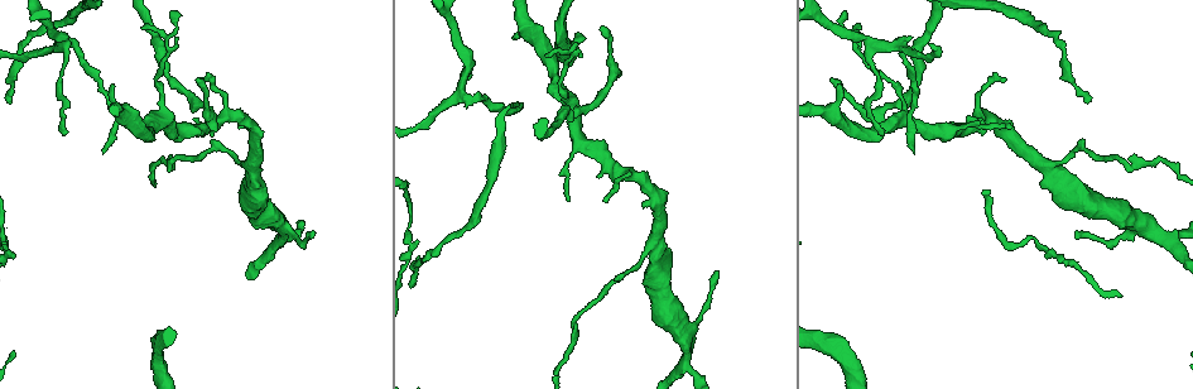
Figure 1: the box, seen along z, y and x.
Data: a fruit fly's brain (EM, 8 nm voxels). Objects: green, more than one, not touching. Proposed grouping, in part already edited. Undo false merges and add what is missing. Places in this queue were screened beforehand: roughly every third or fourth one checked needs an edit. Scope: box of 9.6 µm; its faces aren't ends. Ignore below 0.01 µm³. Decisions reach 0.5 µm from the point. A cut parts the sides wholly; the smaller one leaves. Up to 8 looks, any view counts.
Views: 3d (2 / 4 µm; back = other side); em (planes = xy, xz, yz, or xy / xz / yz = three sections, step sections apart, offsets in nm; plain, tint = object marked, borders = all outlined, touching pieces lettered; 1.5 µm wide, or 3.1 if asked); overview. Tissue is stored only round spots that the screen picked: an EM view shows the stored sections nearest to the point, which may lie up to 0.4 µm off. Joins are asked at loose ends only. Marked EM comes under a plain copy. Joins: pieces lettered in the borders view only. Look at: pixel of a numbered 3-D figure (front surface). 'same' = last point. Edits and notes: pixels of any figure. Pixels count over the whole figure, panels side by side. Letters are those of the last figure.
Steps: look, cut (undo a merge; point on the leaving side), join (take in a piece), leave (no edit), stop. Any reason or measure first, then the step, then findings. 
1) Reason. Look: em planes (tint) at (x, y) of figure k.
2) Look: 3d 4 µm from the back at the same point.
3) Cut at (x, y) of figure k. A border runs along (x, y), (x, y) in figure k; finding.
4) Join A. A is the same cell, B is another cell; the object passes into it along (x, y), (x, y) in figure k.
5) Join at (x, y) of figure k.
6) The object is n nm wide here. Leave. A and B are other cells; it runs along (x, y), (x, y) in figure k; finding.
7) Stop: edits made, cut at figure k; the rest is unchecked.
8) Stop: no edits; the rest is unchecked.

Branch stops here. Look: 3d 2 µm at (860, 29) of figure 1.

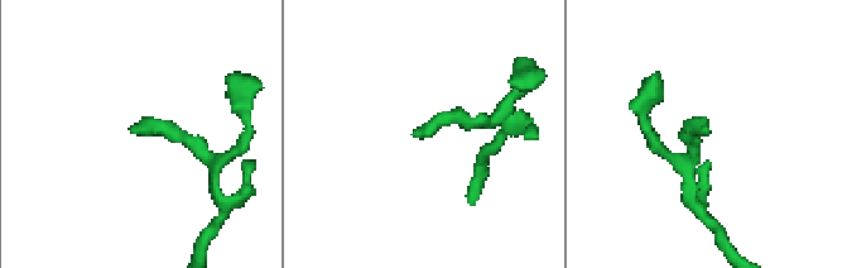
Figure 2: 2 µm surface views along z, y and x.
Shape alone is not enough. Look: em xy step 4 (borders) at (132, 132) of figure 2.

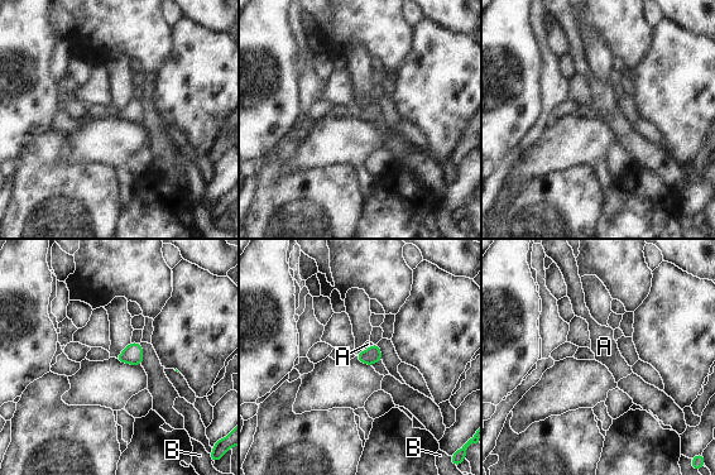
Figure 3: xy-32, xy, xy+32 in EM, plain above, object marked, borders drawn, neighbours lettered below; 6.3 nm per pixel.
The object is 100 nm wide here. Leave. A and B are other cells; a border runs along (382, 360), (372, 365) in figure 3; none of them fits.

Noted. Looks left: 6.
Tapers out. Look: 3d 4 µm at (196, 80) of figure 1.

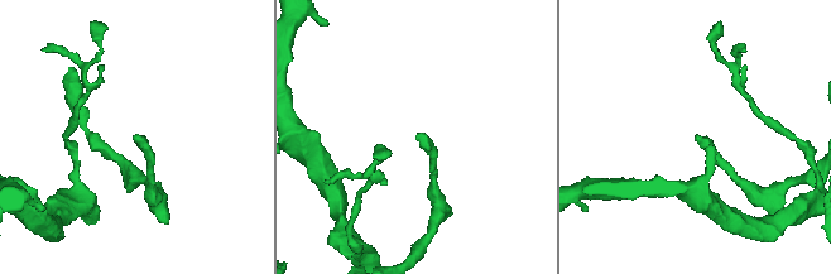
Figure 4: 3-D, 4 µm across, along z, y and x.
Shape alone is not enough. Look: em planes (borders) at (133, 139) of figure 4.

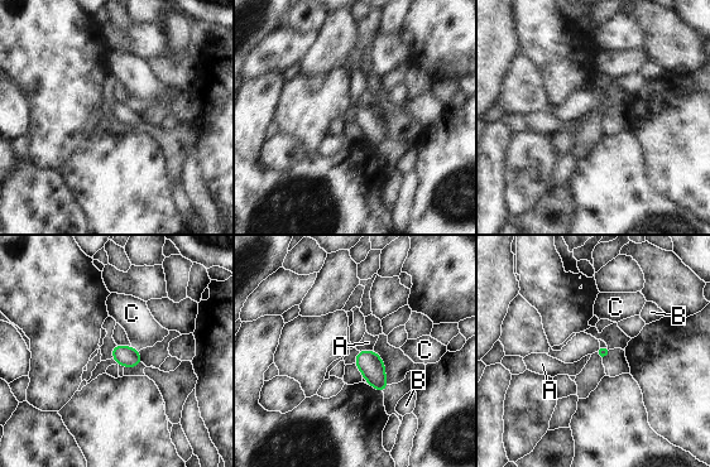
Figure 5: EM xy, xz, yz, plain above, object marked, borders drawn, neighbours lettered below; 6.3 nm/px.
Leave. A, B and C are other cells; a border runs along (359, 350), (373, 351) in figure 5; no lettered piece goes on from it.

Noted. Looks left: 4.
Arms part here. Look: 3d 2 µm from the back at (1169, 238) of figure 1.

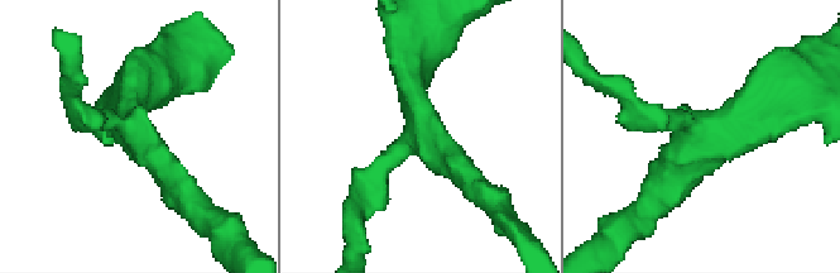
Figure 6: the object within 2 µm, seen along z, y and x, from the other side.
3 arms meet here; need the tissue. Look: em xz step 4 (borders) at (140, 137) of figure 6.

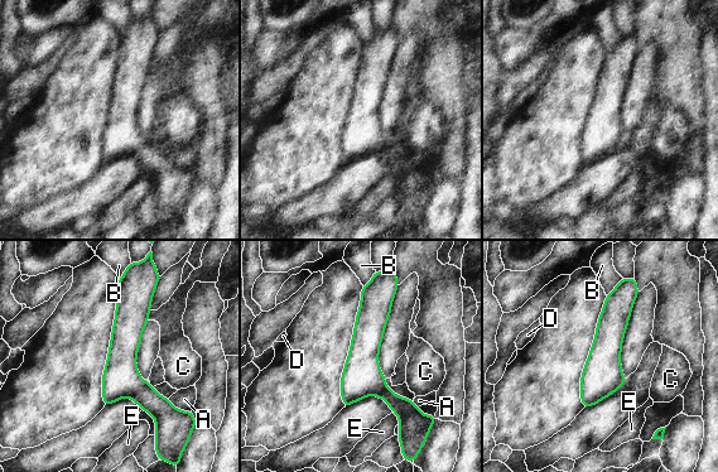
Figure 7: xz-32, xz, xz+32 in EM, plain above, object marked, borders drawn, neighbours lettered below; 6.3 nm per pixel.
Leave. A, B, C, D and E are other cells; it runs along (128, 288), (126, 377), (158, 420) in figure 7; continuous, no second cell.

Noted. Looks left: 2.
Stop: no edits; the rest is unchecked.

